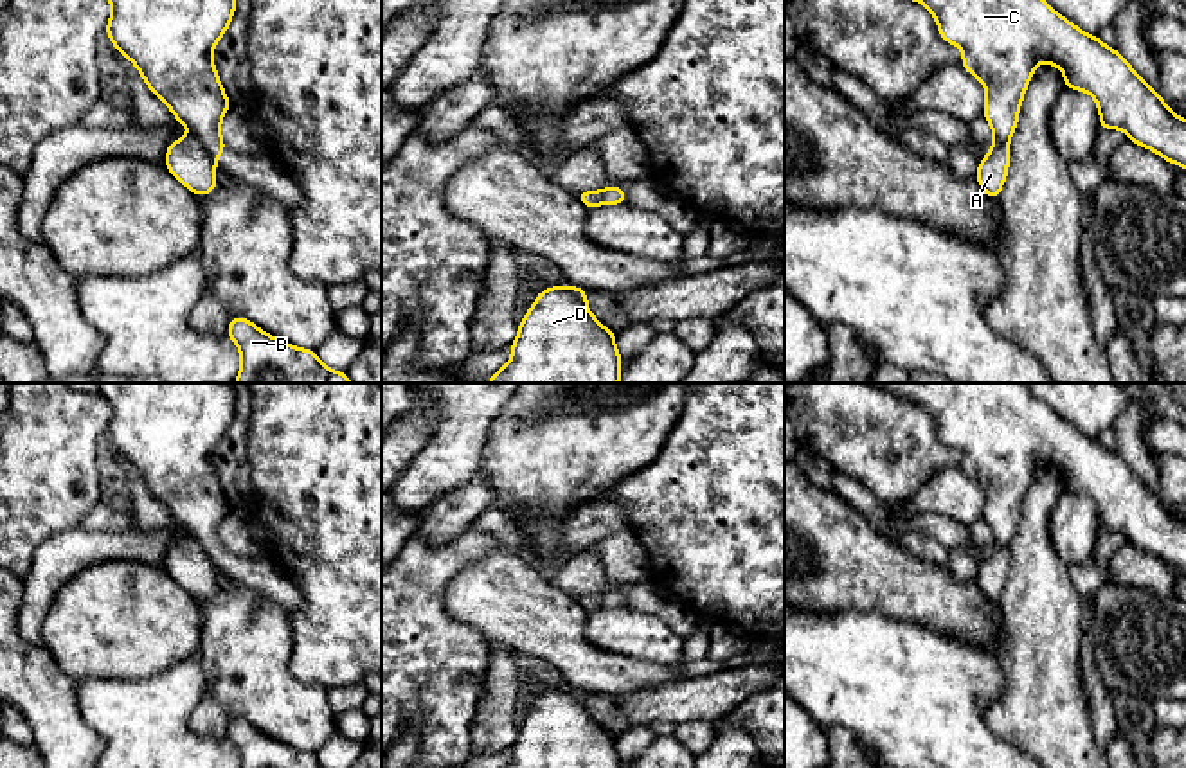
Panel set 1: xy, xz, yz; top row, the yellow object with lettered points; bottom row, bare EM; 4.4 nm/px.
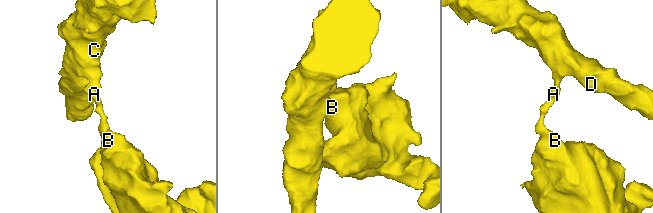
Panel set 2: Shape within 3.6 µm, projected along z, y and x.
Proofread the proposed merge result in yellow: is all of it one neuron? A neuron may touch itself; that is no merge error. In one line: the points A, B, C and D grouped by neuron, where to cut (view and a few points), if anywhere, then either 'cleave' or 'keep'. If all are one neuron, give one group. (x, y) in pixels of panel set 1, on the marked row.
groups A B / C D; cut xy (191, 133), (215, 160); cleave

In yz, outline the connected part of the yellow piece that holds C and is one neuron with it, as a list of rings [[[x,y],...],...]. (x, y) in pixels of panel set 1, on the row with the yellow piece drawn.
[[[914,0],[923,4],[938,23],[939,36],[963,49],[961,67],[975,76],[984,90],[984,108],[993,142],[1008,144],[1017,129],[1024,92],[1040,61],[1064,70],[1064,86],[1094,97],[1100,129],[1123,129],[1136,146],[1152,149],[1170,164],[1186,169],[1186,119],[1170,110],[1159,92],[1098,36],[1083,32],[1058,14],[1046,0]]]

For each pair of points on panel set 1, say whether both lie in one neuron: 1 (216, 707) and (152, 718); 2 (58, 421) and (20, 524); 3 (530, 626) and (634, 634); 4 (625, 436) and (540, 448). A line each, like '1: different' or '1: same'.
1: different
2: same
3: different
4: same

